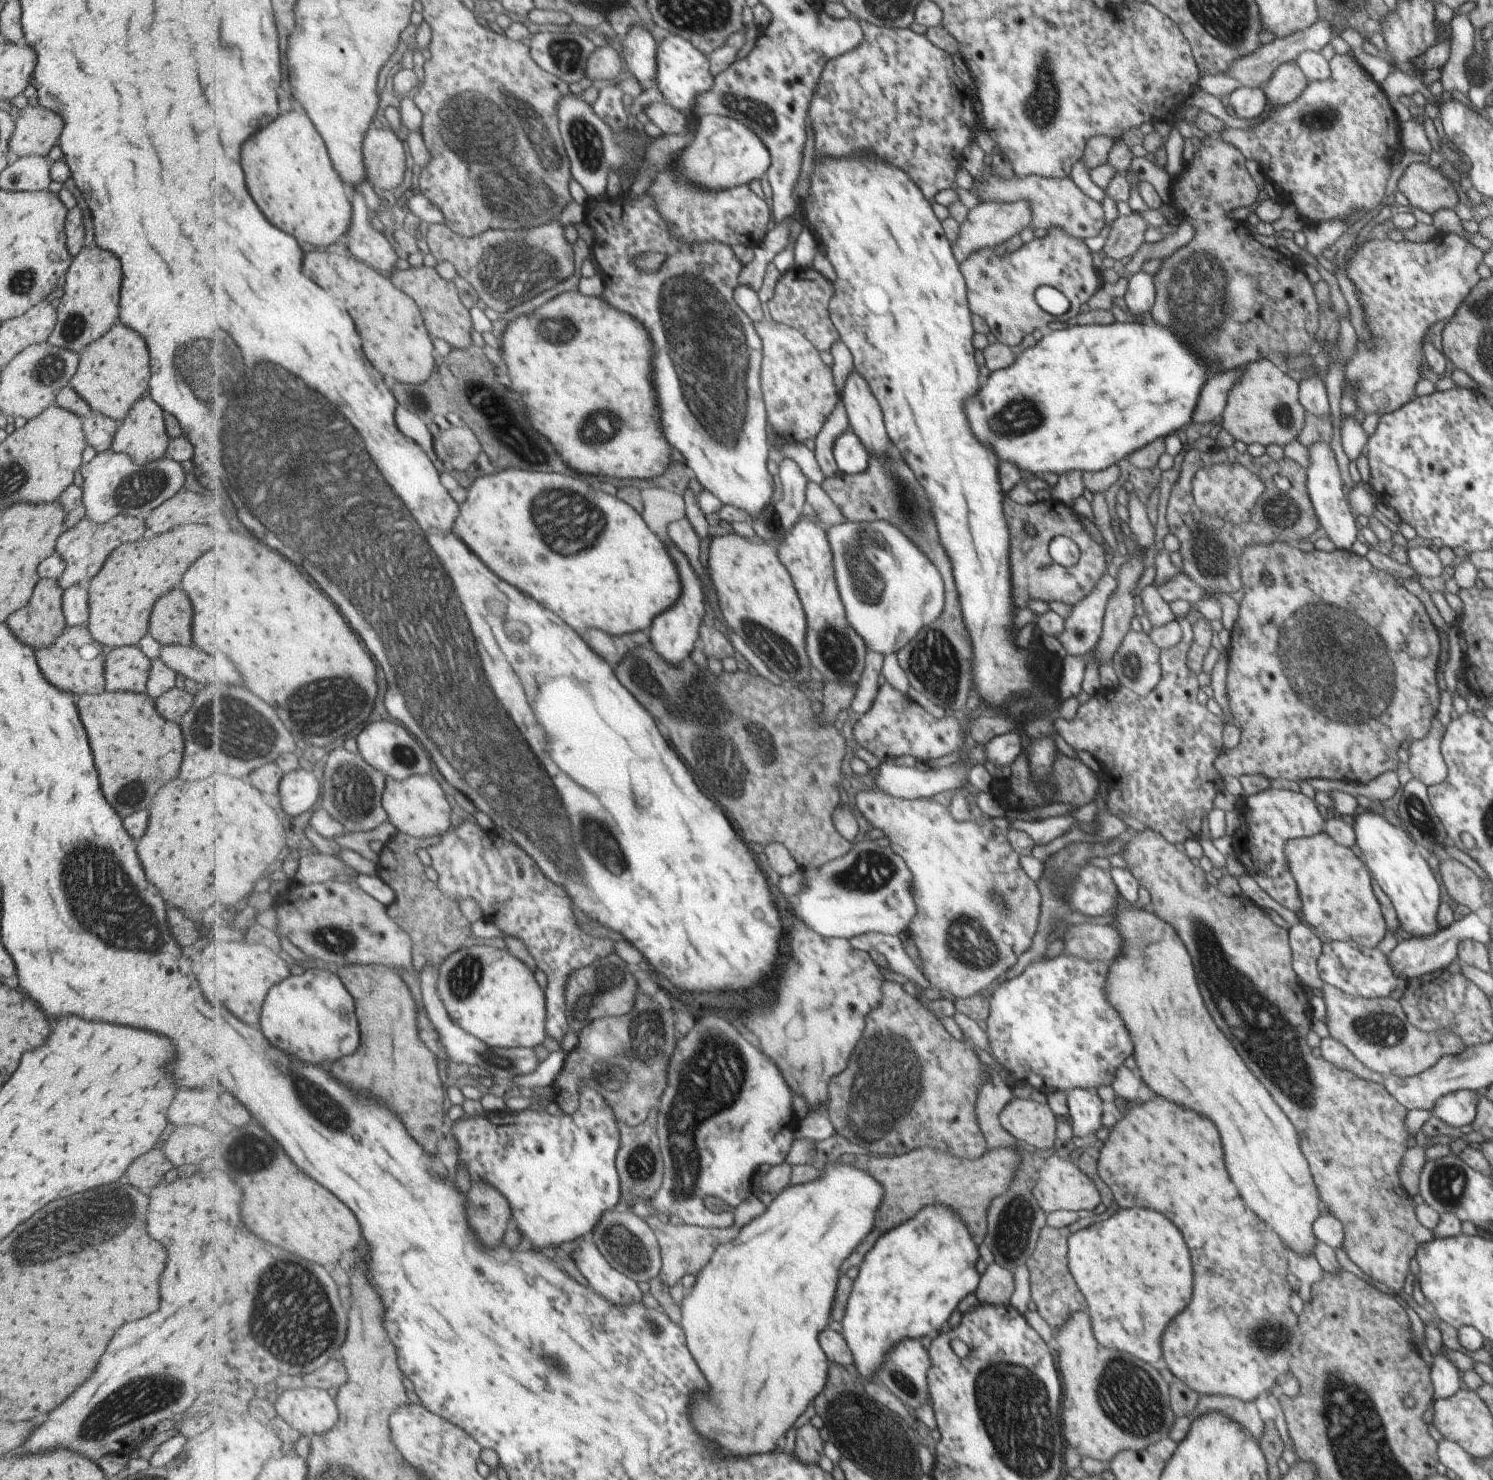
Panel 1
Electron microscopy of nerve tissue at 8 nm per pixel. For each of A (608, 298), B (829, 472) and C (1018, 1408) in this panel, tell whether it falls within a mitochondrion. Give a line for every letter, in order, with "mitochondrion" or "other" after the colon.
A: other
B: other
C: mitochondrion

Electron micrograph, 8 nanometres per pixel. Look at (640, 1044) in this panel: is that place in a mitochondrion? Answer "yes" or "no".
yes

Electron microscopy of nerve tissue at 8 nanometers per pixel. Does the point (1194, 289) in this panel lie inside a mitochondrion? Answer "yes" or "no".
yes

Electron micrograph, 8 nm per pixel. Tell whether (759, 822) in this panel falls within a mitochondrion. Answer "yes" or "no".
no

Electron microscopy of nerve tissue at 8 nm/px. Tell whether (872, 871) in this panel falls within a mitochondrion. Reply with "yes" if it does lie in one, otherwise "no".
yes

